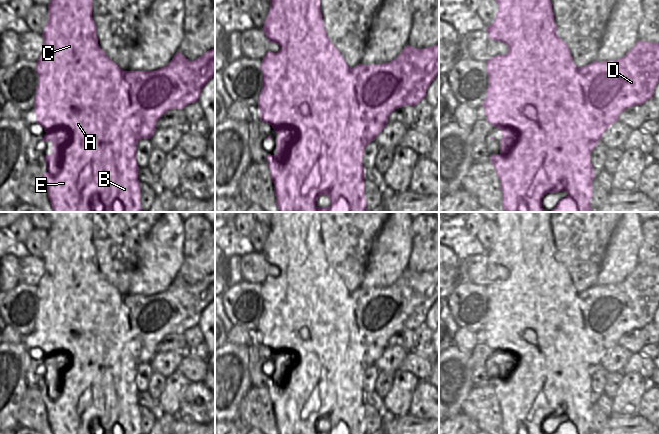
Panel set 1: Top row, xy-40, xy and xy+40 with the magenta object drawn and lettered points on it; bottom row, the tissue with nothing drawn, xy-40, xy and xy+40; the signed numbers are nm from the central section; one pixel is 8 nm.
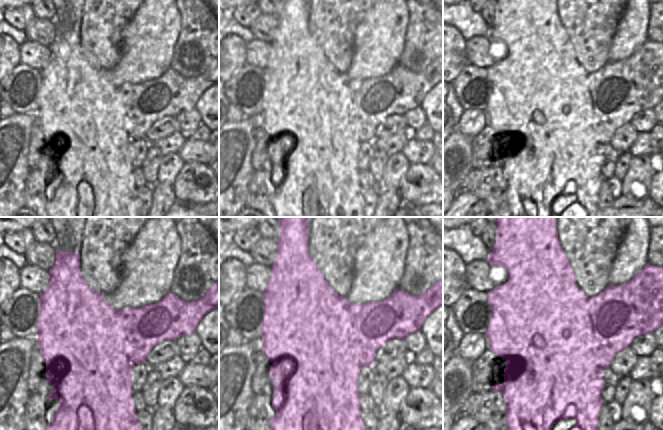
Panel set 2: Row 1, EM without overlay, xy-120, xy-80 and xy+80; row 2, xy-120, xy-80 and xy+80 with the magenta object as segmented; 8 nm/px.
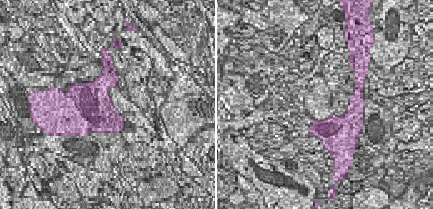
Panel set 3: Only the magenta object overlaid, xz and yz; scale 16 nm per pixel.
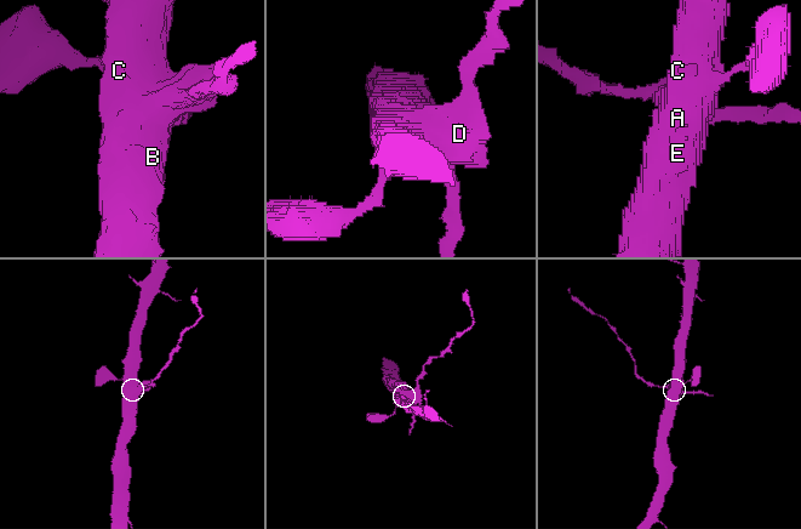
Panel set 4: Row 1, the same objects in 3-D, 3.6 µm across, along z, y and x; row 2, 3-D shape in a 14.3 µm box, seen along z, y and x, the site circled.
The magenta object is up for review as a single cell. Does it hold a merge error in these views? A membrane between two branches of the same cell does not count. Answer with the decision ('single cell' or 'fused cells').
fused cells

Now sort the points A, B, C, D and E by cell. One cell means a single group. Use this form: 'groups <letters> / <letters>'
groups A B C E / D

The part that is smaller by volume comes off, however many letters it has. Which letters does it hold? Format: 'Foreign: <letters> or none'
Foreign: D

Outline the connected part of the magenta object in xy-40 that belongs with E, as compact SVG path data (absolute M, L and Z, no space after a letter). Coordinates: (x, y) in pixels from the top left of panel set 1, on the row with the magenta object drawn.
M50 0L48 6L48 22L42 34L44 38L44 50L36 62L38 74L38 86L34 98L34 112L36 123L41 125L46 134L42 141L52 142L52 154L46 155L47 173L42 173L48 190L48 198L53 212L142 212L140 206L140 182L136 162L136 144L145 139L139 134L139 130L146 125L147 116L140 119L142 112L139 109L129 109L126 106L126 94L132 95L132 82L128 80L126 71L123 71L116 63L111 61L98 44L96 26L92 18L92 0Z

